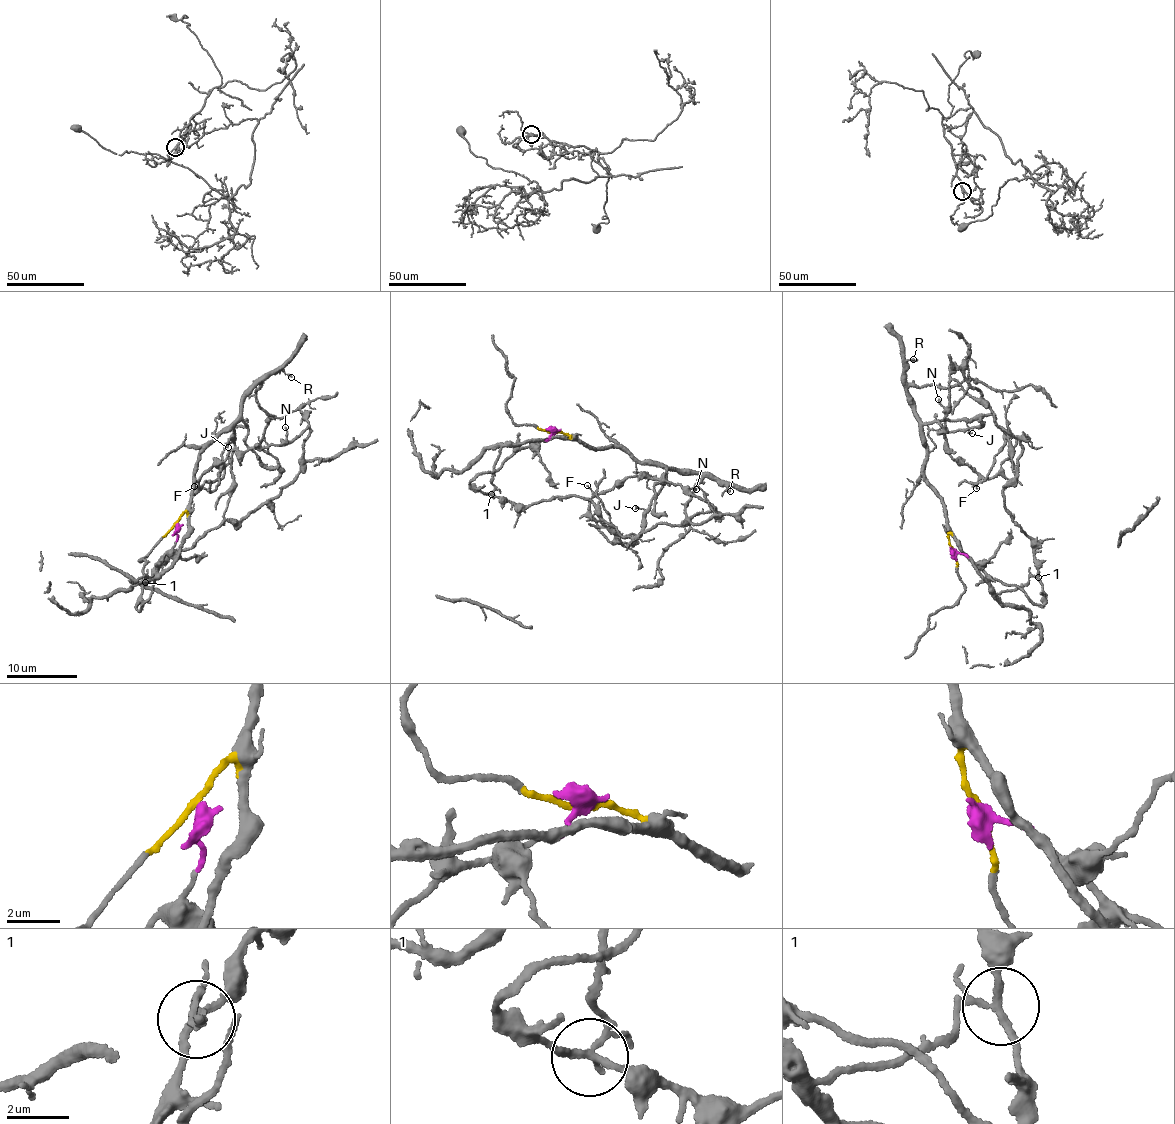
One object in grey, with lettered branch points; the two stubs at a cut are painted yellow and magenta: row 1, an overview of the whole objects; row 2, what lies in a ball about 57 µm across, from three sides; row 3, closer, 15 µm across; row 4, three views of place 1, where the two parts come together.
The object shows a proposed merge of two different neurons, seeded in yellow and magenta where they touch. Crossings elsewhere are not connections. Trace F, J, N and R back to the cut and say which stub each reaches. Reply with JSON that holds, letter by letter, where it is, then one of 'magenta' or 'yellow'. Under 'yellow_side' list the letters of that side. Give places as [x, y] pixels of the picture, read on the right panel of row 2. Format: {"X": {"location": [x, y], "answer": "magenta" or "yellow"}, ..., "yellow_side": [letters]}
{"F": {"location": [976, 488], "answer": "magenta"}, "J": {"location": [972, 433], "answer": "yellow"}, "N": {"location": [938, 399], "answer": "magenta"}, "R": {"location": [913, 359], "answer": "yellow"}, "yellow_side": ["J", "R"]}

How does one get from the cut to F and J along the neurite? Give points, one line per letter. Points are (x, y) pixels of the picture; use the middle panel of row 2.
F: (553, 432), (469, 484), (518, 505), (579, 495), (632, 536), (713, 507), (639, 476), (601, 492), (587, 485)
J: (554, 433), (596, 450), (622, 450), (639, 461), (655, 461), (665, 469), (663, 485), (648, 507), (634, 508)

